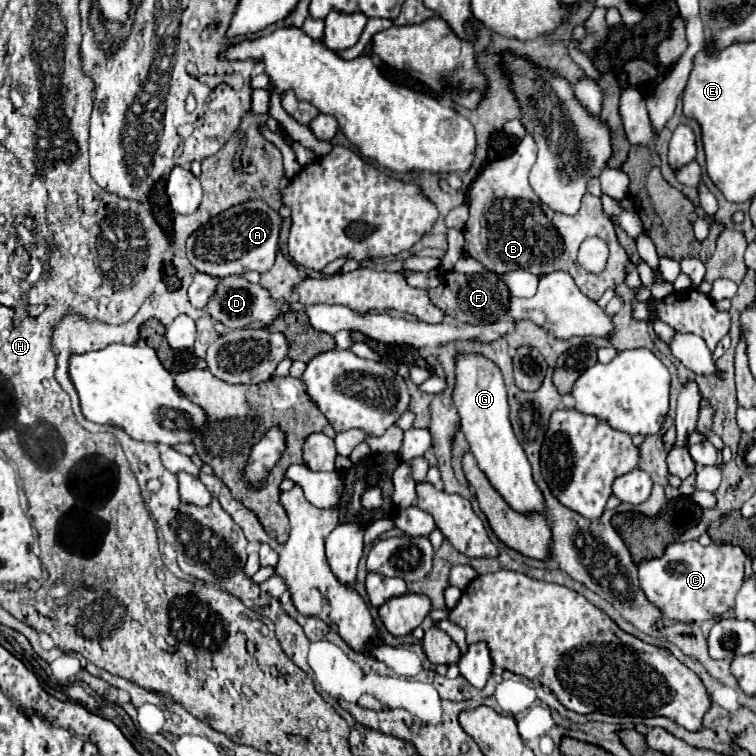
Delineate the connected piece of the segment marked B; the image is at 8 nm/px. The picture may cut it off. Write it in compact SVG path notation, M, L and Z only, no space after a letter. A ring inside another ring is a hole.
M528 134L522 138L518 150L512 156L496 160L480 172L468 192L470 218L464 226L464 252L476 258L490 272L526 270L536 276L546 276L556 270L564 270L574 278L576 286L596 302L608 288L616 288L626 280L626 264L630 258L620 246L614 226L602 212L600 198L586 194L578 214L574 216L554 212L538 200L528 184L528 174L536 162L536 152L538 146ZM590 236L598 236L608 244L610 274L590 274L576 262L578 246Z

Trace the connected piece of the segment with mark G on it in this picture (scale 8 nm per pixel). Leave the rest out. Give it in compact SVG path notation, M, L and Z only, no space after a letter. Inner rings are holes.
M458 352L456 354L456 384L454 384L454 406L460 416L460 430L464 432L470 452L474 454L480 470L488 476L490 484L502 494L502 498L518 512L546 514L544 498L538 486L532 480L530 462L516 440L510 420L508 420L508 402L506 402L506 384L500 368L480 354Z

